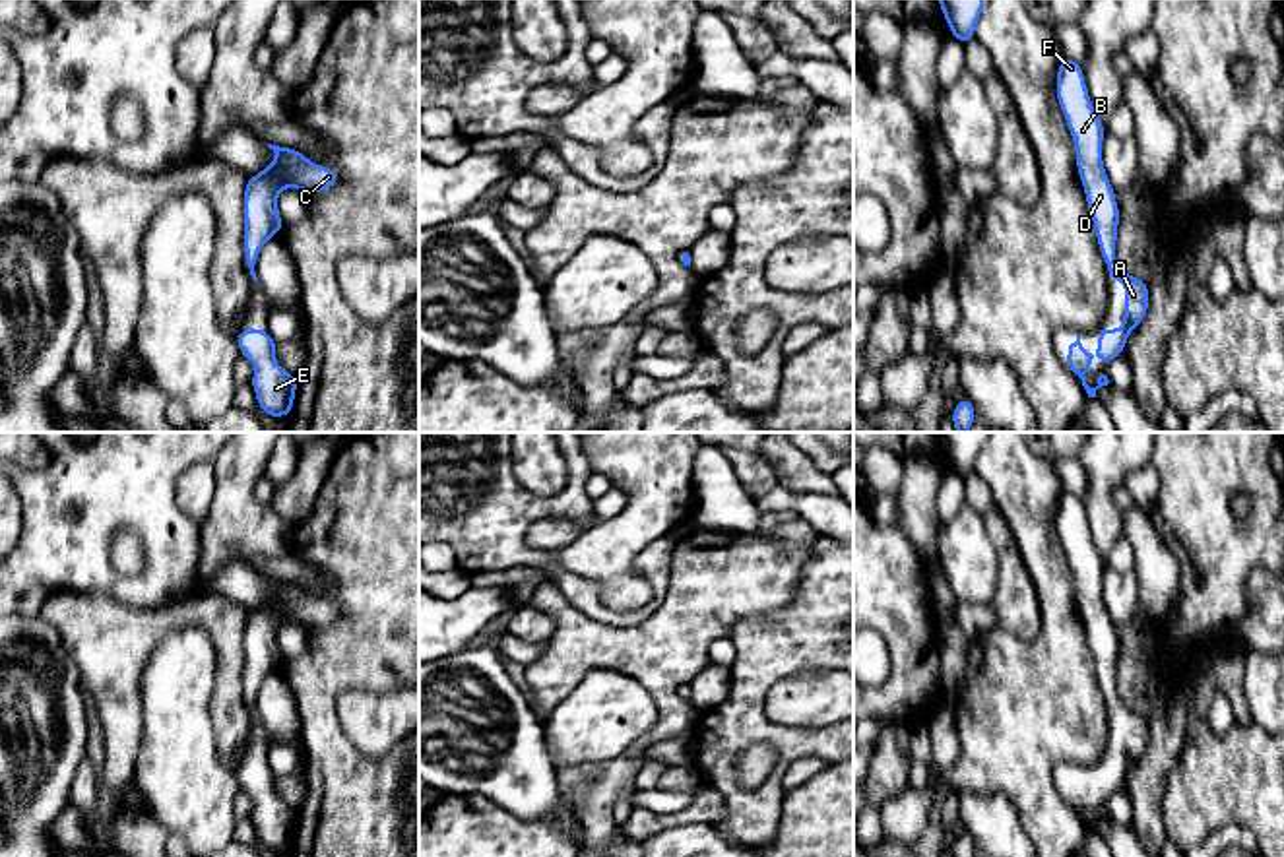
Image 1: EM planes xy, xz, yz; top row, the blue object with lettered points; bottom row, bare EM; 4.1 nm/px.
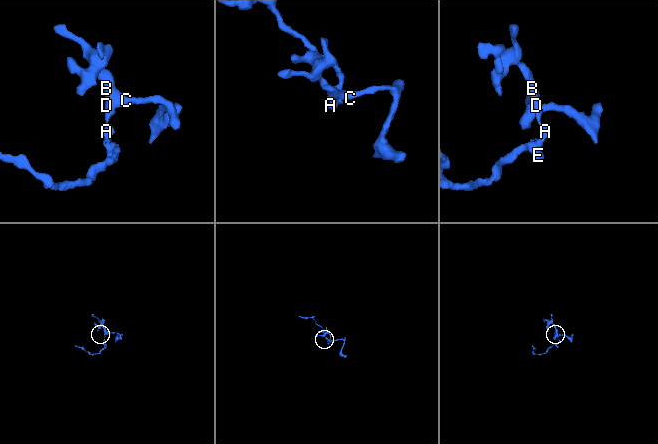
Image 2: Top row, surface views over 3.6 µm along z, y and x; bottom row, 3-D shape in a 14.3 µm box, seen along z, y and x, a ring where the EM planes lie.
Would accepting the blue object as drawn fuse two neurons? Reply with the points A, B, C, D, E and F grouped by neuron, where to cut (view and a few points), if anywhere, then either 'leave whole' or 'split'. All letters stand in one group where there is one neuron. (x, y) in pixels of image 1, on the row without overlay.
A B C D E F; no cut; leave whole

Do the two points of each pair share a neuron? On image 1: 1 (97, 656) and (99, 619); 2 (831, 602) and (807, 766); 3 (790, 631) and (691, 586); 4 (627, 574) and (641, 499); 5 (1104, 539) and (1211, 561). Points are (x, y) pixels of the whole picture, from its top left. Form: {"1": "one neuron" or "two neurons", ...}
{"1": "one neuron", "2": "two neurons", "3": "two neurons", "4": "one neuron", "5": "two neurons"}

